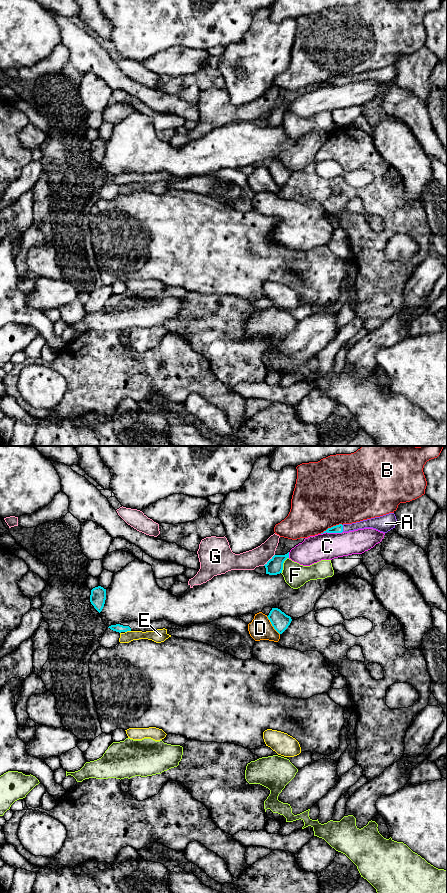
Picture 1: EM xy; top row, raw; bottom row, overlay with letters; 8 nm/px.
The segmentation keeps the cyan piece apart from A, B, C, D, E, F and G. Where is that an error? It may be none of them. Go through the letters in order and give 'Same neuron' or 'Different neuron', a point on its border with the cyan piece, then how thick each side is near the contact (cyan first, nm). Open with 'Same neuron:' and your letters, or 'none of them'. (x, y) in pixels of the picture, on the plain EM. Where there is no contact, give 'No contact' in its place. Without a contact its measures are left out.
Same neuron: A
A: Same neuron. Touches cyan at xy (342, 80). Thickness 60 nm (cyan) against 80 nm
B: Different neuron. Touches cyan at xy (331, 79). Thickness 60 nm (cyan) against 500 nm
C: Different neuron. Touches cyan at xy (331, 84). Thickness 60 nm (cyan) against 220 nm
D: Different neuron. Touches cyan at xy (272, 177). Thickness 150 nm (cyan) against 180 nm
E: Different neuron. Touches cyan at xy (127, 182). Thickness 70 nm (cyan) against 100 nm
F: Different neuron. Touches cyan at xy (282, 117). Thickness 140 nm (cyan) against 190 nm
G: Different neuron. Touches cyan at xy (269, 112). Thickness 140 nm (cyan) against 160 nm

